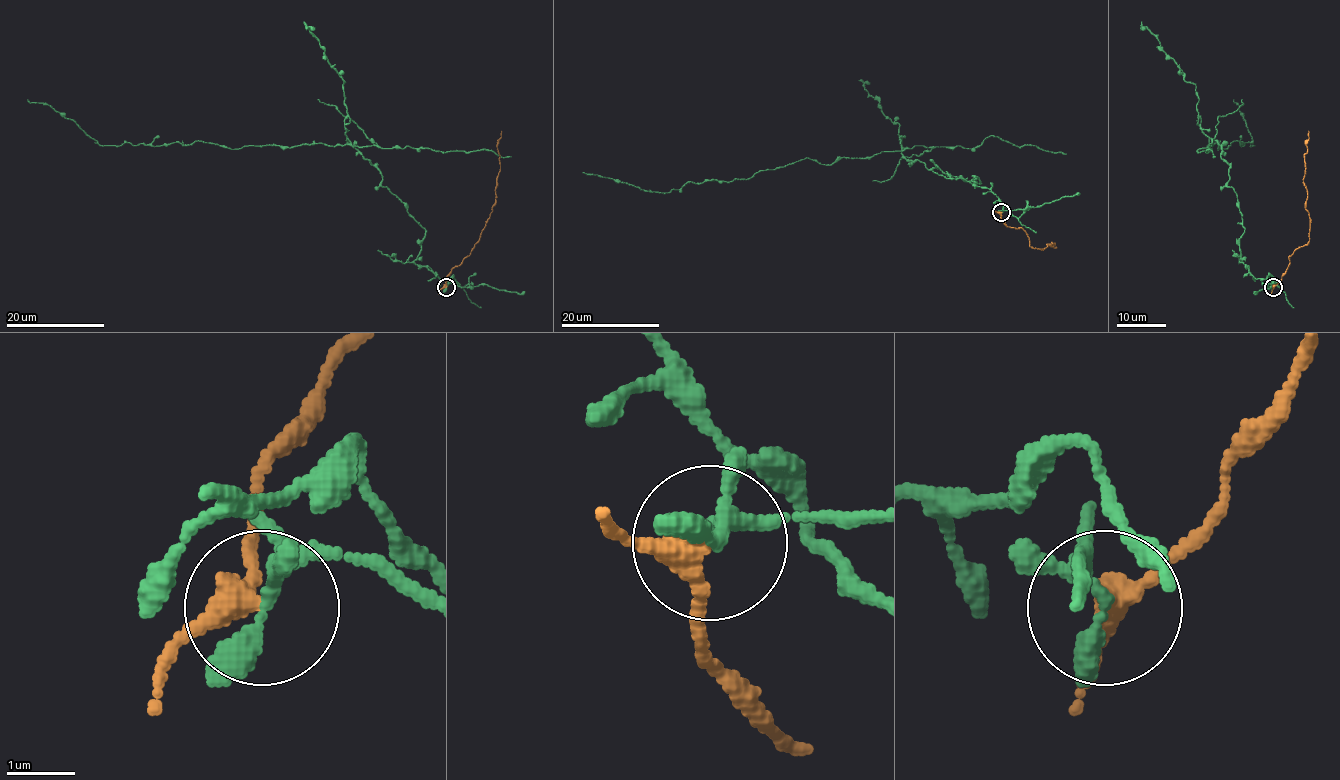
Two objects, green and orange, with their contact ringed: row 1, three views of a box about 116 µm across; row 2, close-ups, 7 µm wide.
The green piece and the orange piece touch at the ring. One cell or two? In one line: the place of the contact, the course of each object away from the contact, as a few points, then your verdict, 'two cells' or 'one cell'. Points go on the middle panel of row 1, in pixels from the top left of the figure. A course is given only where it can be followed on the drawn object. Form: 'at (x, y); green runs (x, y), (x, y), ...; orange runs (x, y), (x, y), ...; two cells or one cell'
at (1001, 212); green runs (1002, 211), (977, 178), (907, 160), (905, 148), (658, 193), (582, 172); orange runs (1002, 211), (1001, 219), (1010, 227), (1020, 227), (1034, 248), (1045, 248), (1052, 242), (1056, 247); two cells

